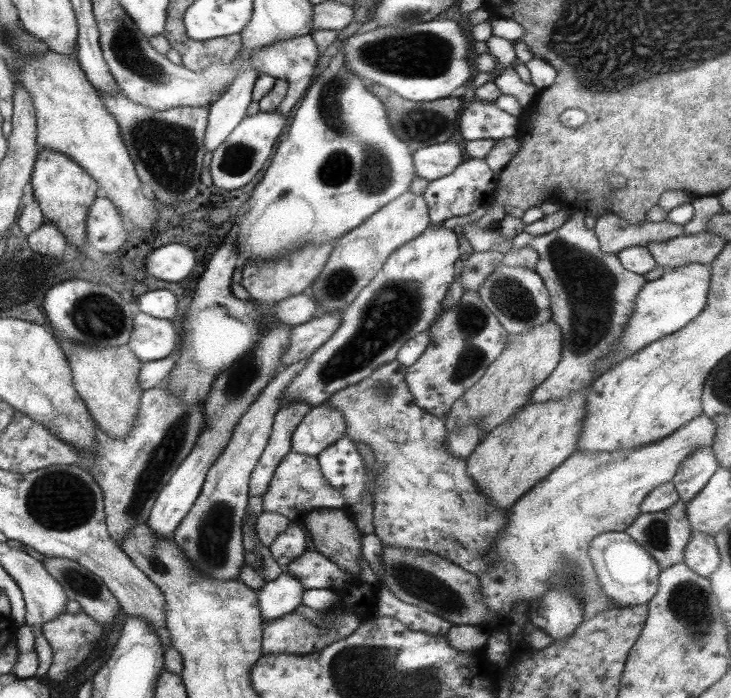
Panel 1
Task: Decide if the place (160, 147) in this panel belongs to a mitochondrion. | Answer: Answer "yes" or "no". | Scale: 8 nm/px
yes

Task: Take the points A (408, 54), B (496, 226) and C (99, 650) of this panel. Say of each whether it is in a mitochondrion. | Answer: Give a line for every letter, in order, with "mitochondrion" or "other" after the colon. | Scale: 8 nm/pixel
A: mitochondrion
B: other
C: other

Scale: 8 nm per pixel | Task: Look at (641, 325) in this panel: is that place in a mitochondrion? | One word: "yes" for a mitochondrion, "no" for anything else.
no

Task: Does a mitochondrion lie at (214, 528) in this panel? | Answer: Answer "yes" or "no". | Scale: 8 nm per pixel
yes

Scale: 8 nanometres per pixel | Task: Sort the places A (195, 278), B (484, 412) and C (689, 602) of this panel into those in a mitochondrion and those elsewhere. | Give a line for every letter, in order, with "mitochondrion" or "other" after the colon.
A: other
B: other
C: mitochondrion

